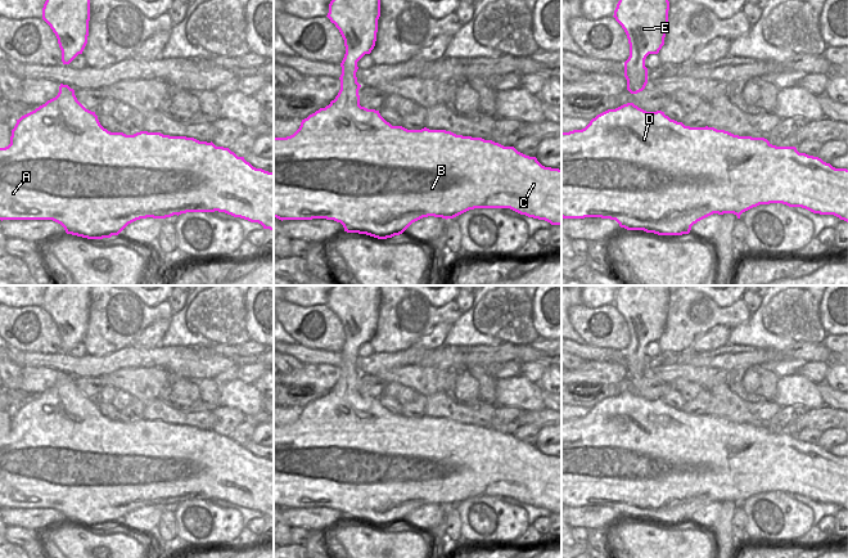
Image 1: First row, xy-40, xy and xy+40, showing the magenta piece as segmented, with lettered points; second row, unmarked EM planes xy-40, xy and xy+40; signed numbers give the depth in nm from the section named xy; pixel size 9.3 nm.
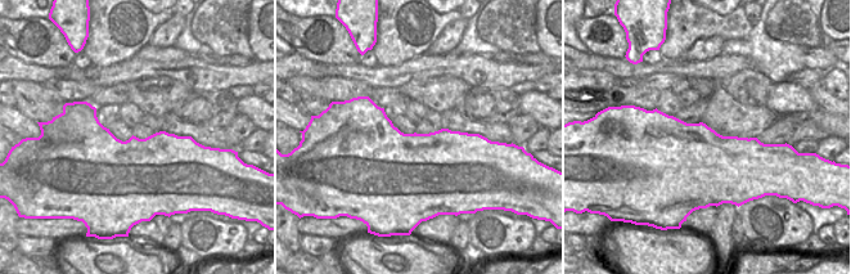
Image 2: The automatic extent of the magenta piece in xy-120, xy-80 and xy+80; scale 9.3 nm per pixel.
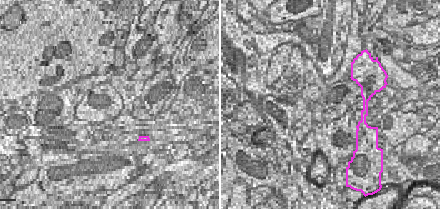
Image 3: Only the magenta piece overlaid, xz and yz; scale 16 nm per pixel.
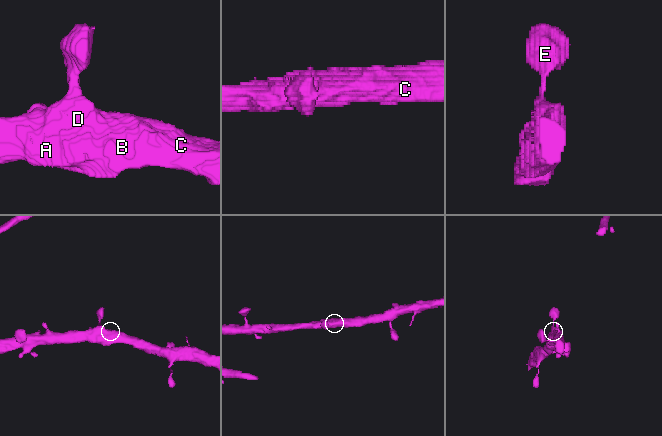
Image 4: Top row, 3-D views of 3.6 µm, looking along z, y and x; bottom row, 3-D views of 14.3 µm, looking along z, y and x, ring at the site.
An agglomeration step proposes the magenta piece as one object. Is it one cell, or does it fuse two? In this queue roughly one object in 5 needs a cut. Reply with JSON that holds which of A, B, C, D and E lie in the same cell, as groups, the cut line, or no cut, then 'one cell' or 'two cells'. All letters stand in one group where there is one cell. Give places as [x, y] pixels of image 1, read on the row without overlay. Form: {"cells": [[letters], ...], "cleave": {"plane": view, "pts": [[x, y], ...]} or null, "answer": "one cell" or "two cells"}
{"cells": [["A", "B", "C", "D", "E"]], "cleave": null, "answer": "one cell"}

